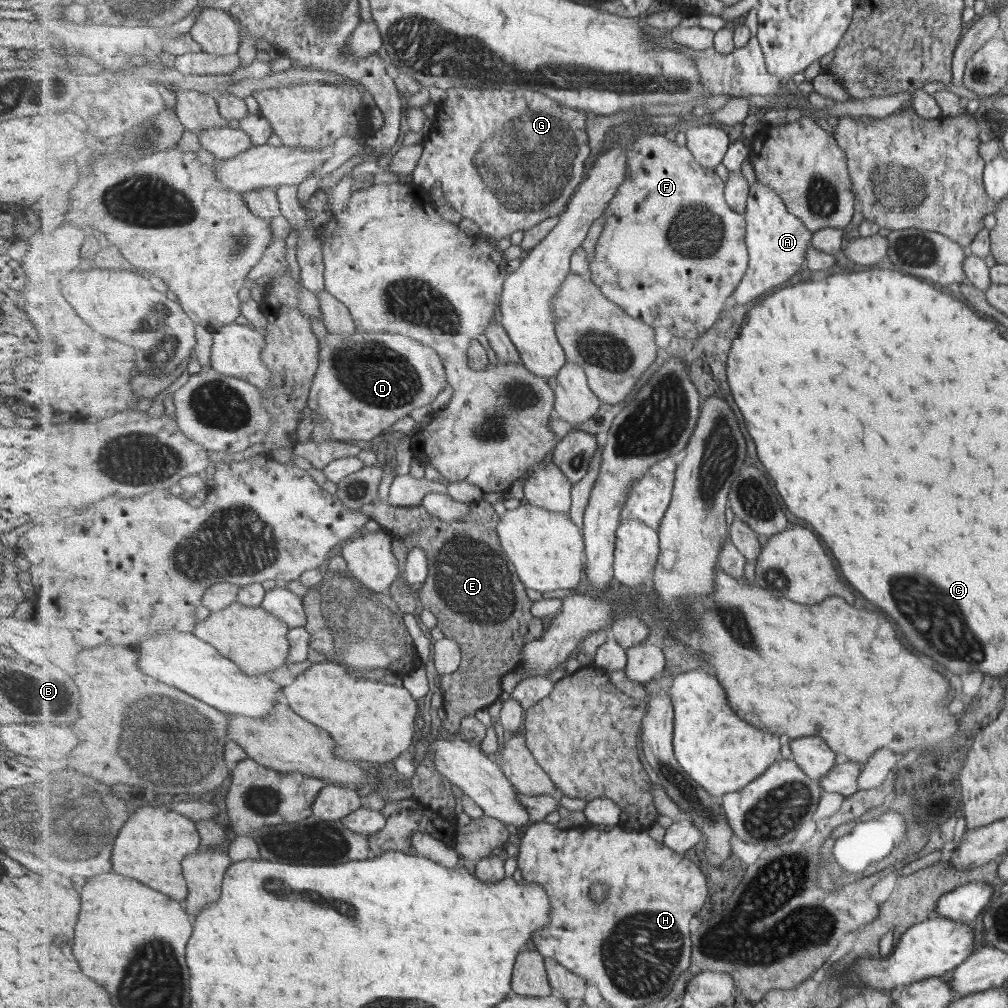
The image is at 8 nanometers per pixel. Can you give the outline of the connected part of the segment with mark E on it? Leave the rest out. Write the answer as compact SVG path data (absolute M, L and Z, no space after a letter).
M483 499L475 501L471 503L469 515L452 523L443 521L428 511L424 511L422 516L419 516L417 511L417 506L395 507L385 502L375 502L369 518L370 523L375 527L397 538L399 544L410 544L411 534L417 536L417 544L412 546L421 548L426 553L429 576L419 591L420 597L425 600L423 608L429 608L429 611L433 612L439 622L439 628L445 632L445 637L451 640L451 644L459 643L461 656L463 656L463 662L459 664L459 668L453 674L441 675L440 680L440 687L443 690L442 707L445 712L445 719L441 724L447 731L458 733L463 718L475 716L477 710L487 709L490 704L497 704L497 700L502 700L505 684L501 684L501 680L505 680L505 676L516 672L521 666L523 650L527 644L543 639L546 631L545 620L533 616L531 608L534 602L531 602L531 598L527 596L524 582L521 582L509 556L503 553L496 528L501 516L493 503Z

